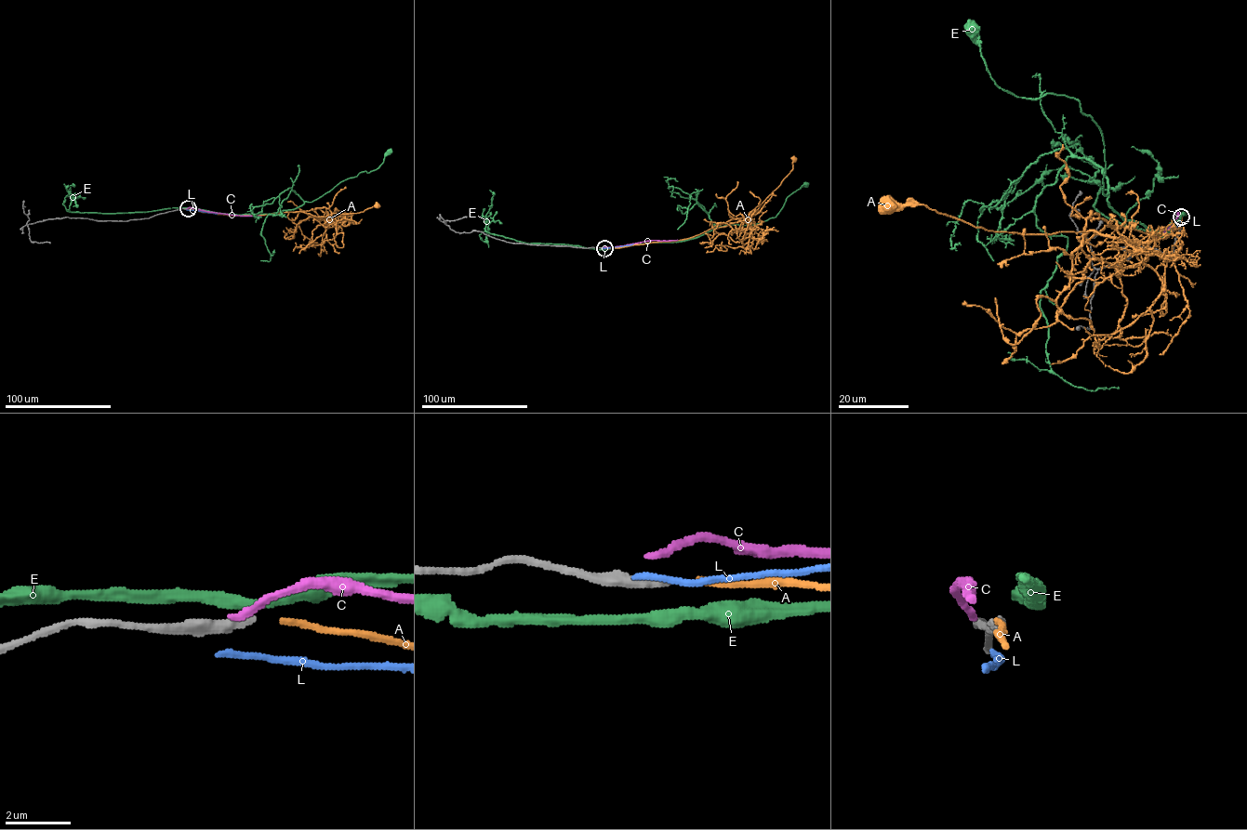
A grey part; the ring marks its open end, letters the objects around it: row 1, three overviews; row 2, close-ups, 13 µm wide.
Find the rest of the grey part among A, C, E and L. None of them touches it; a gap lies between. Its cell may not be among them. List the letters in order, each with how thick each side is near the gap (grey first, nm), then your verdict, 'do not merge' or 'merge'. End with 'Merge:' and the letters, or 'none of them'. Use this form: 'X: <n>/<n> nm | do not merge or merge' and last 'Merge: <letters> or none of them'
A: 240/180 nm | merge
C: 240/280 nm | do not merge
E: 240/340 nm | do not merge
L: 240/280 nm | do not merge
Merge: A

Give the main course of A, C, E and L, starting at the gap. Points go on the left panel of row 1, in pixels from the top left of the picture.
A: (188, 208), (231, 216), (299, 211), (325, 217), (332, 213), (359, 213), (378, 205)
C: (187, 208), (260, 216)
E: (188, 208), (233, 215), (293, 210), (305, 202), (312, 202), (360, 172), (376, 169), (389, 151)
L: (188, 209), (217, 214)

